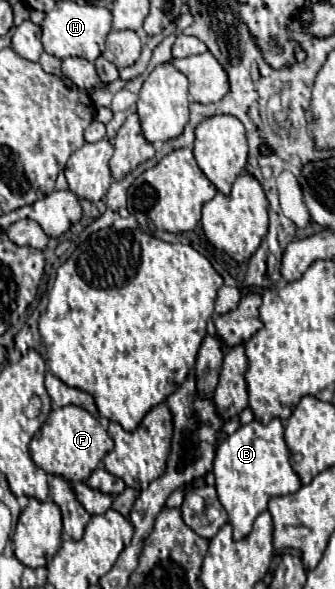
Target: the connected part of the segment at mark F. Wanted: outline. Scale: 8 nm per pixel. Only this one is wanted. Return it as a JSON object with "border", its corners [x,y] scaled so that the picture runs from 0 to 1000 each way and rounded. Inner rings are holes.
{"border":[[[236,689],[158,693],[128,727],[93,747],[93,778],[140,805],[182,808],[200,818],[254,818],[272,801],[301,788],[307,774],[337,764],[337,747],[284,706]]]}

